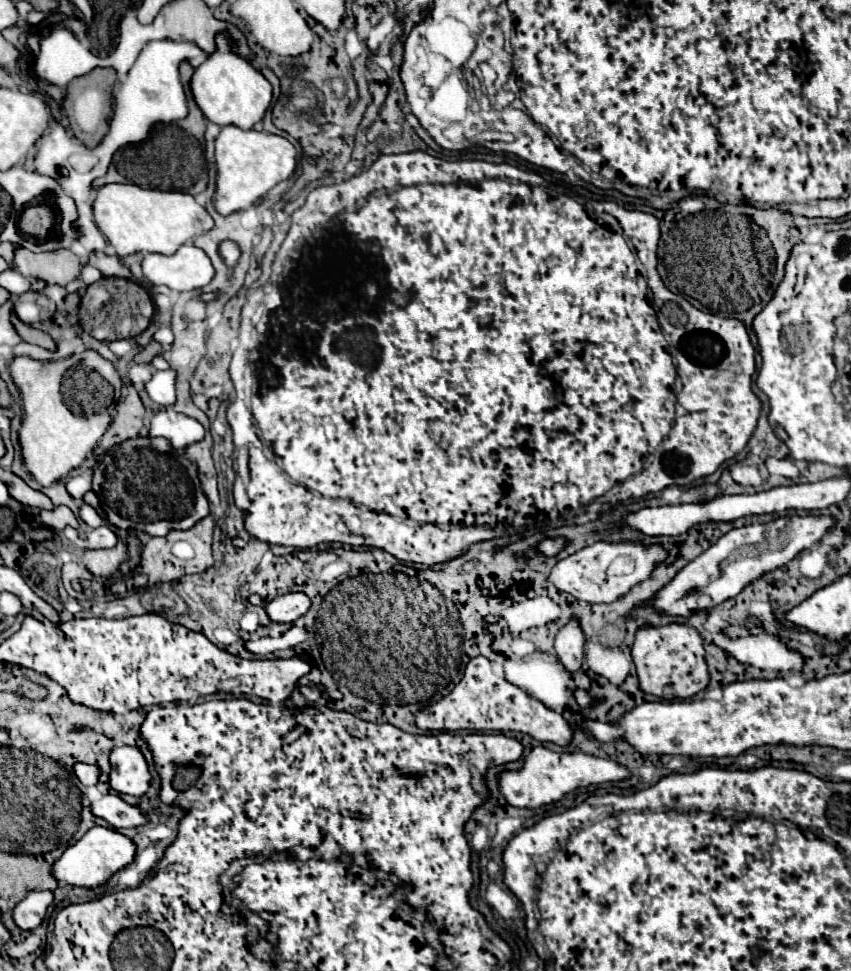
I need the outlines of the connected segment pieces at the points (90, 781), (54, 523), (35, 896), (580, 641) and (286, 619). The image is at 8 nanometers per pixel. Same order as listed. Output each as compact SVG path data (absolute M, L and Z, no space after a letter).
M74 764L74 772L78 776L78 780L84 786L94 786L98 782L98 768L90 766L90 764Z
M58 506L54 510L42 510L40 512L40 518L42 518L42 524L52 528L52 530L64 530L66 526L72 526L72 528L78 528L78 520L76 516L72 514L70 508L66 506Z
M30 892L16 904L12 918L20 930L34 930L46 916L46 908L52 904L52 892Z
M570 622L564 628L560 628L560 632L556 634L556 642L554 642L554 652L558 654L560 664L566 668L566 672L574 674L580 670L584 654L582 654L582 646L584 646L584 634L578 626L578 622Z
M292 592L292 594L284 594L284 596L278 596L276 600L272 600L266 606L266 612L272 622L292 624L300 616L304 616L308 612L308 608L310 608L310 598L302 592Z

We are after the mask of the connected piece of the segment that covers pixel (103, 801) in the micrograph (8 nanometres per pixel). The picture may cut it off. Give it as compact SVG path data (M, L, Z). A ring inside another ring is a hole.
M108 794L100 796L92 802L92 814L98 818L104 818L112 828L136 828L140 824L146 824L144 810L138 806L126 804L120 796Z

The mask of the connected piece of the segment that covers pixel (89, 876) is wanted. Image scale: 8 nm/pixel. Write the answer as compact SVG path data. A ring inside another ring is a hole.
M94 826L76 844L68 846L64 850L64 854L52 864L52 876L58 880L58 884L98 888L108 878L112 878L120 868L128 866L134 858L134 852L136 852L136 846L130 838L122 836L120 832L116 832L112 828Z

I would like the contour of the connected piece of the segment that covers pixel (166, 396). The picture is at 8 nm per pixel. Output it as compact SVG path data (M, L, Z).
M158 370L154 376L146 382L146 394L152 402L162 406L174 406L176 404L176 390L174 390L176 372L174 370Z

